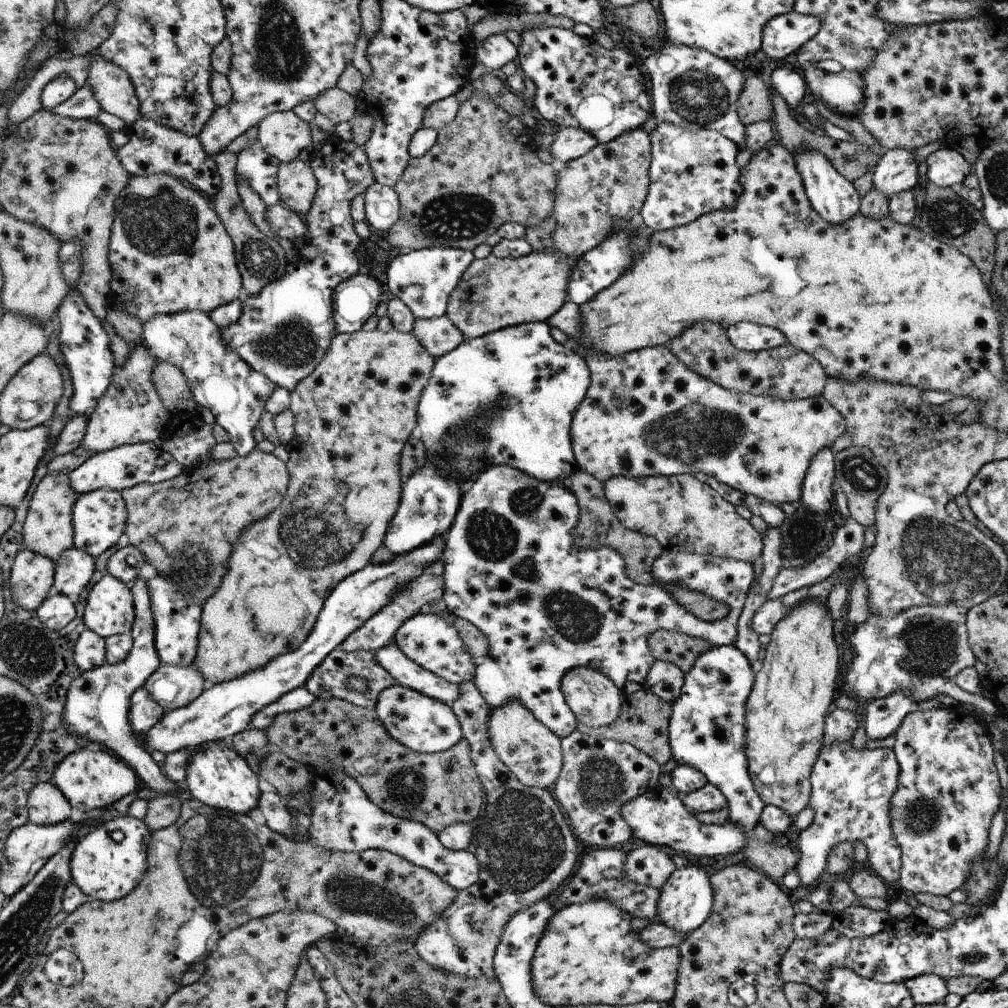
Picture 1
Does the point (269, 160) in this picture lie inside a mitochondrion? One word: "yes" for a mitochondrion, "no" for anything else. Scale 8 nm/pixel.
no

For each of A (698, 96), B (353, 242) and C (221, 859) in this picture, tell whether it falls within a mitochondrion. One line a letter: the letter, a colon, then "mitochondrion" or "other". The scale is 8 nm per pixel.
A: mitochondrion
B: other
C: mitochondrion

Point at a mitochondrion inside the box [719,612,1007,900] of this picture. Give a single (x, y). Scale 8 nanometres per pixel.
(925, 648)

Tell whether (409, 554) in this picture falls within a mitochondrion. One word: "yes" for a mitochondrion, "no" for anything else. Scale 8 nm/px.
no

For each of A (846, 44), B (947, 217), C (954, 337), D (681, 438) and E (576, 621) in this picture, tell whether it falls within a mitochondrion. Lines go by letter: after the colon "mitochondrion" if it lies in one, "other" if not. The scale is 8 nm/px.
A: mitochondrion
B: mitochondrion
C: mitochondrion
D: mitochondrion
E: mitochondrion

